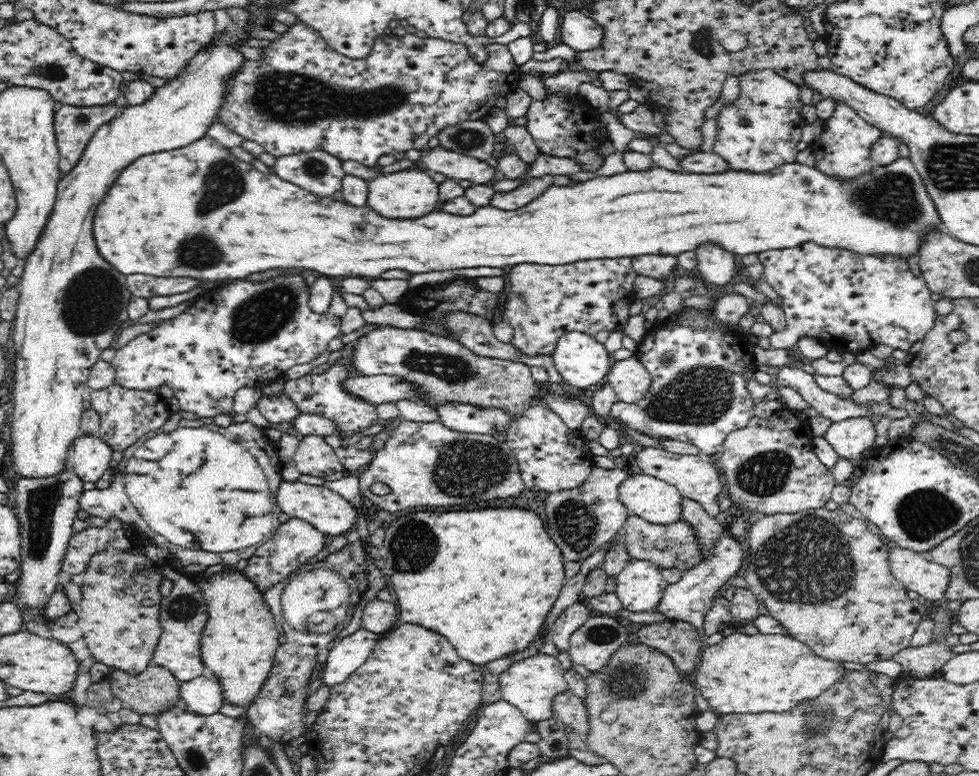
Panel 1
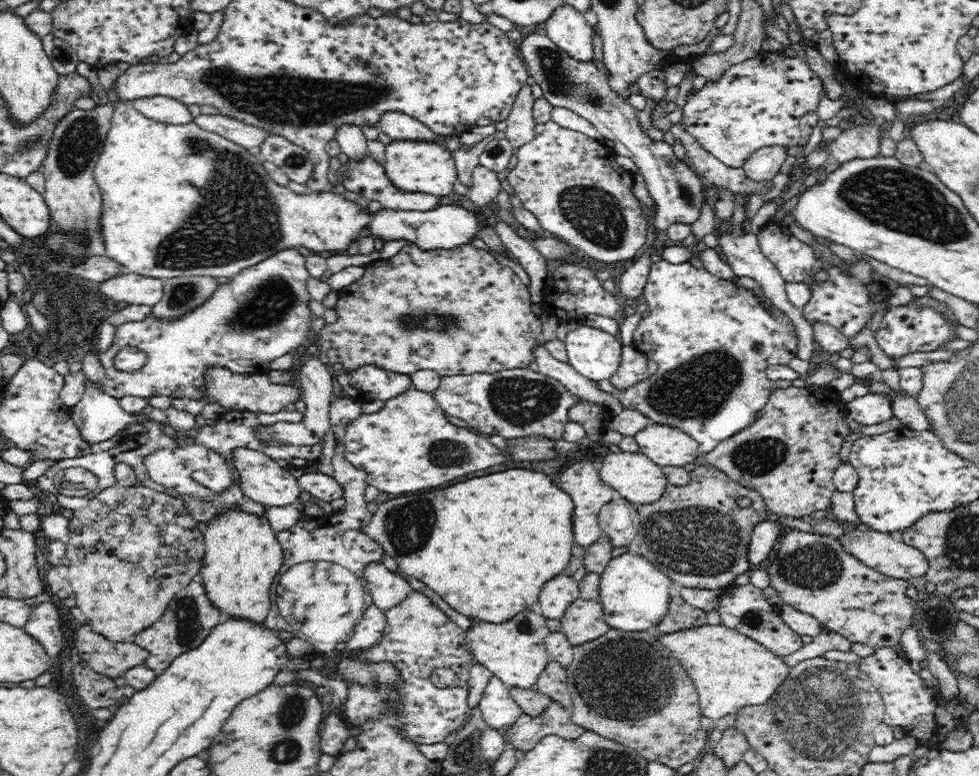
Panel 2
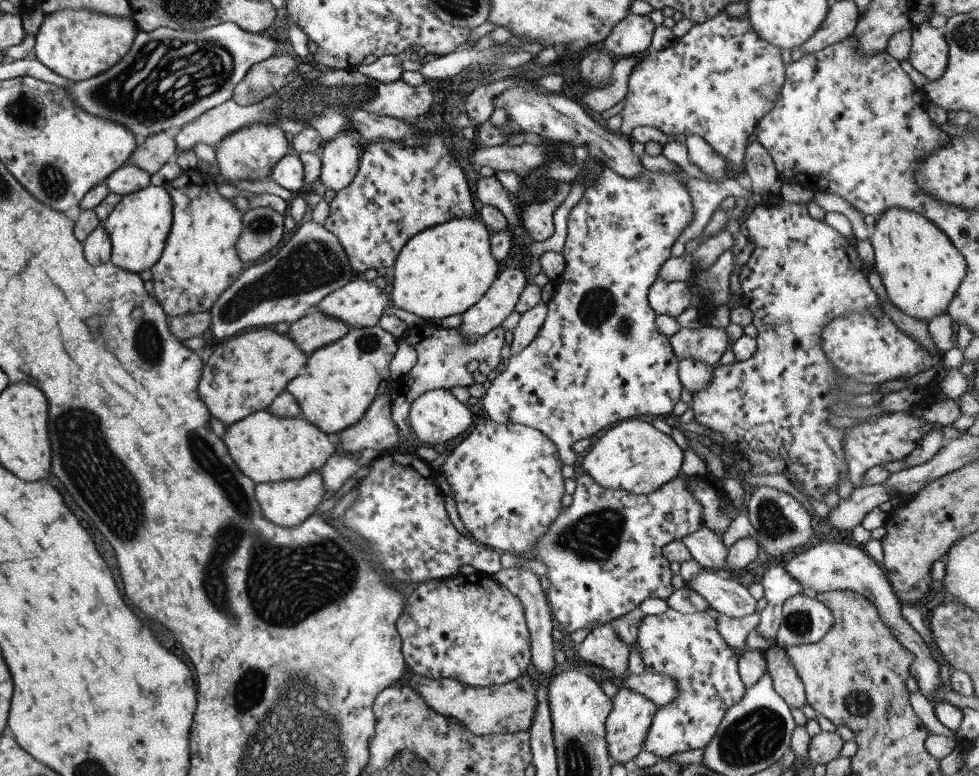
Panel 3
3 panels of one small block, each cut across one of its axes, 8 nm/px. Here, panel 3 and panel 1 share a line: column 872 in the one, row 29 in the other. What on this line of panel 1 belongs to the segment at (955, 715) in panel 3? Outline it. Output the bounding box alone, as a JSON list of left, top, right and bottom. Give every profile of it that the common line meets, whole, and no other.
[558,9,605,53]

